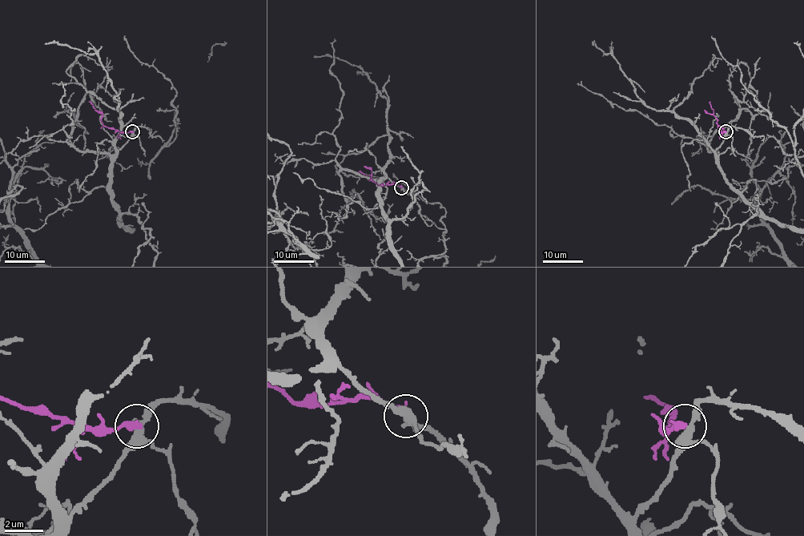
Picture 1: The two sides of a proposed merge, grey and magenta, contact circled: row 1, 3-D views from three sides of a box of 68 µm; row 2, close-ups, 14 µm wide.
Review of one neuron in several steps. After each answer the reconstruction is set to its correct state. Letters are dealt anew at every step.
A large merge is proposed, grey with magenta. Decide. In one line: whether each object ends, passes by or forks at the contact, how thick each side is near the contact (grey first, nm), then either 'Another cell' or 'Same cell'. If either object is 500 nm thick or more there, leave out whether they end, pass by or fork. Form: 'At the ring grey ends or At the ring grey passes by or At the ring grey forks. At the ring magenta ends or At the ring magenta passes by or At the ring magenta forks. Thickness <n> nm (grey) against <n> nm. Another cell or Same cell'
At the ring grey forks. At the ring magenta ends. Thickness 320 nm (grey) against 360 nm. Another cell

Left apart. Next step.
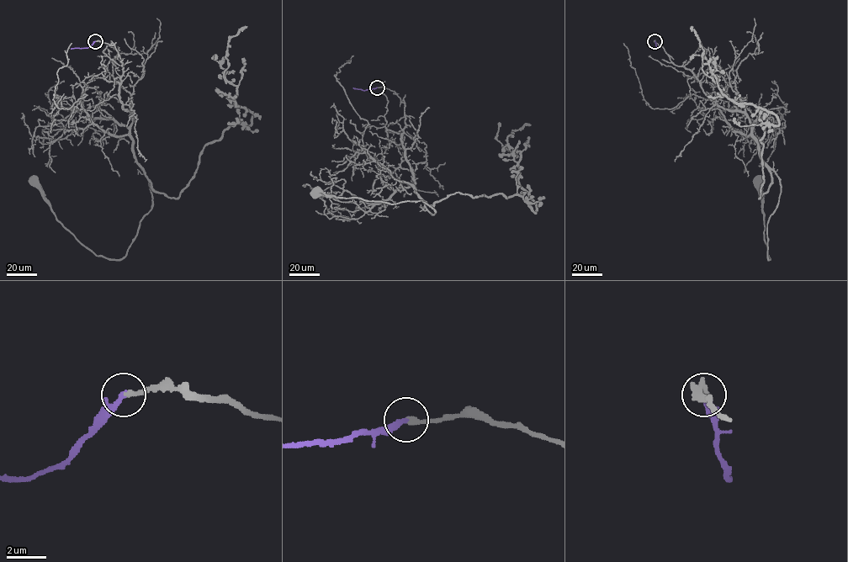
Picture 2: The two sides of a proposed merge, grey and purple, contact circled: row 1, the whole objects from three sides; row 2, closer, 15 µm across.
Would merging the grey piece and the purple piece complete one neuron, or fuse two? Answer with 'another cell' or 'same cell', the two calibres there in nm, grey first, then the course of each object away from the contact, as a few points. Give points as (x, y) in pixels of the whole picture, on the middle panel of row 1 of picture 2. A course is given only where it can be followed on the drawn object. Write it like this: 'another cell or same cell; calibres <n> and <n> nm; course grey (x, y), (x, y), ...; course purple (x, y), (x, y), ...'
same cell; calibres 280 and 200 nm; course grey (377, 87), (393, 91), (404, 103), (401, 143), (413, 187), (435, 213), (422, 201), (389, 204), (316, 191); course purple (377, 87), (363, 90), (352, 87)

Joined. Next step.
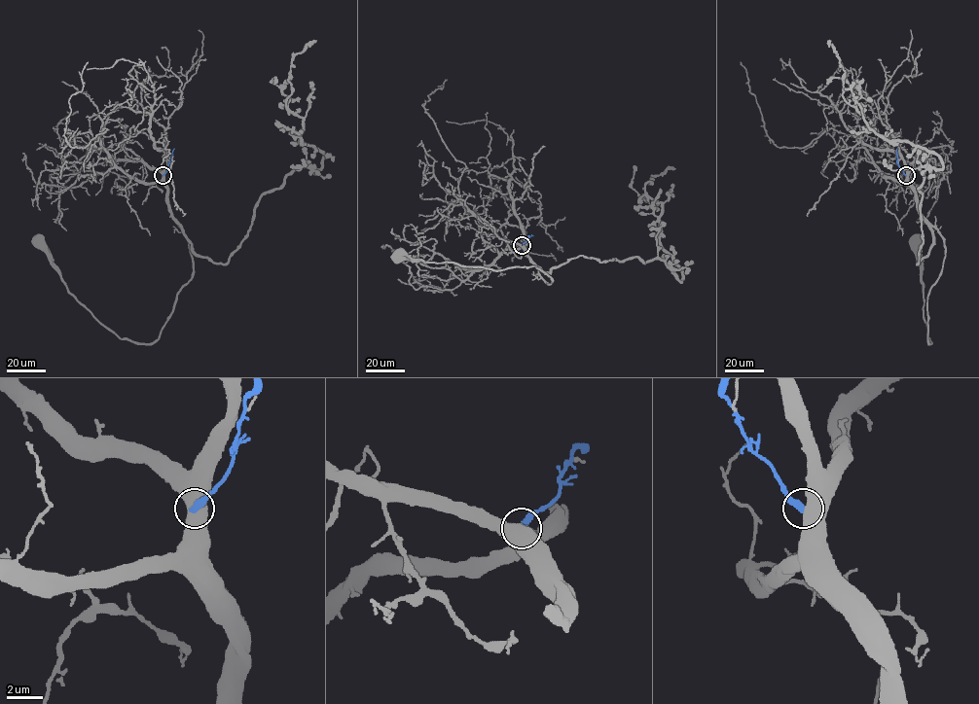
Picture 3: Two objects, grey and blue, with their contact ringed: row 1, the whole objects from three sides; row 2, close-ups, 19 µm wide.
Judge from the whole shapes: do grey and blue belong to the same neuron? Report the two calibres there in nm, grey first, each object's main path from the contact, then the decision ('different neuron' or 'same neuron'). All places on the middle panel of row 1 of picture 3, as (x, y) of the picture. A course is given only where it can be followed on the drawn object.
800/420 nm | grey via (522, 245), (541, 277), (550, 284), (552, 279), (535, 266), (493, 270), (453, 263), (405, 260), (399, 254) | blue via (522, 245), (528, 236), (533, 235) | different neuron

